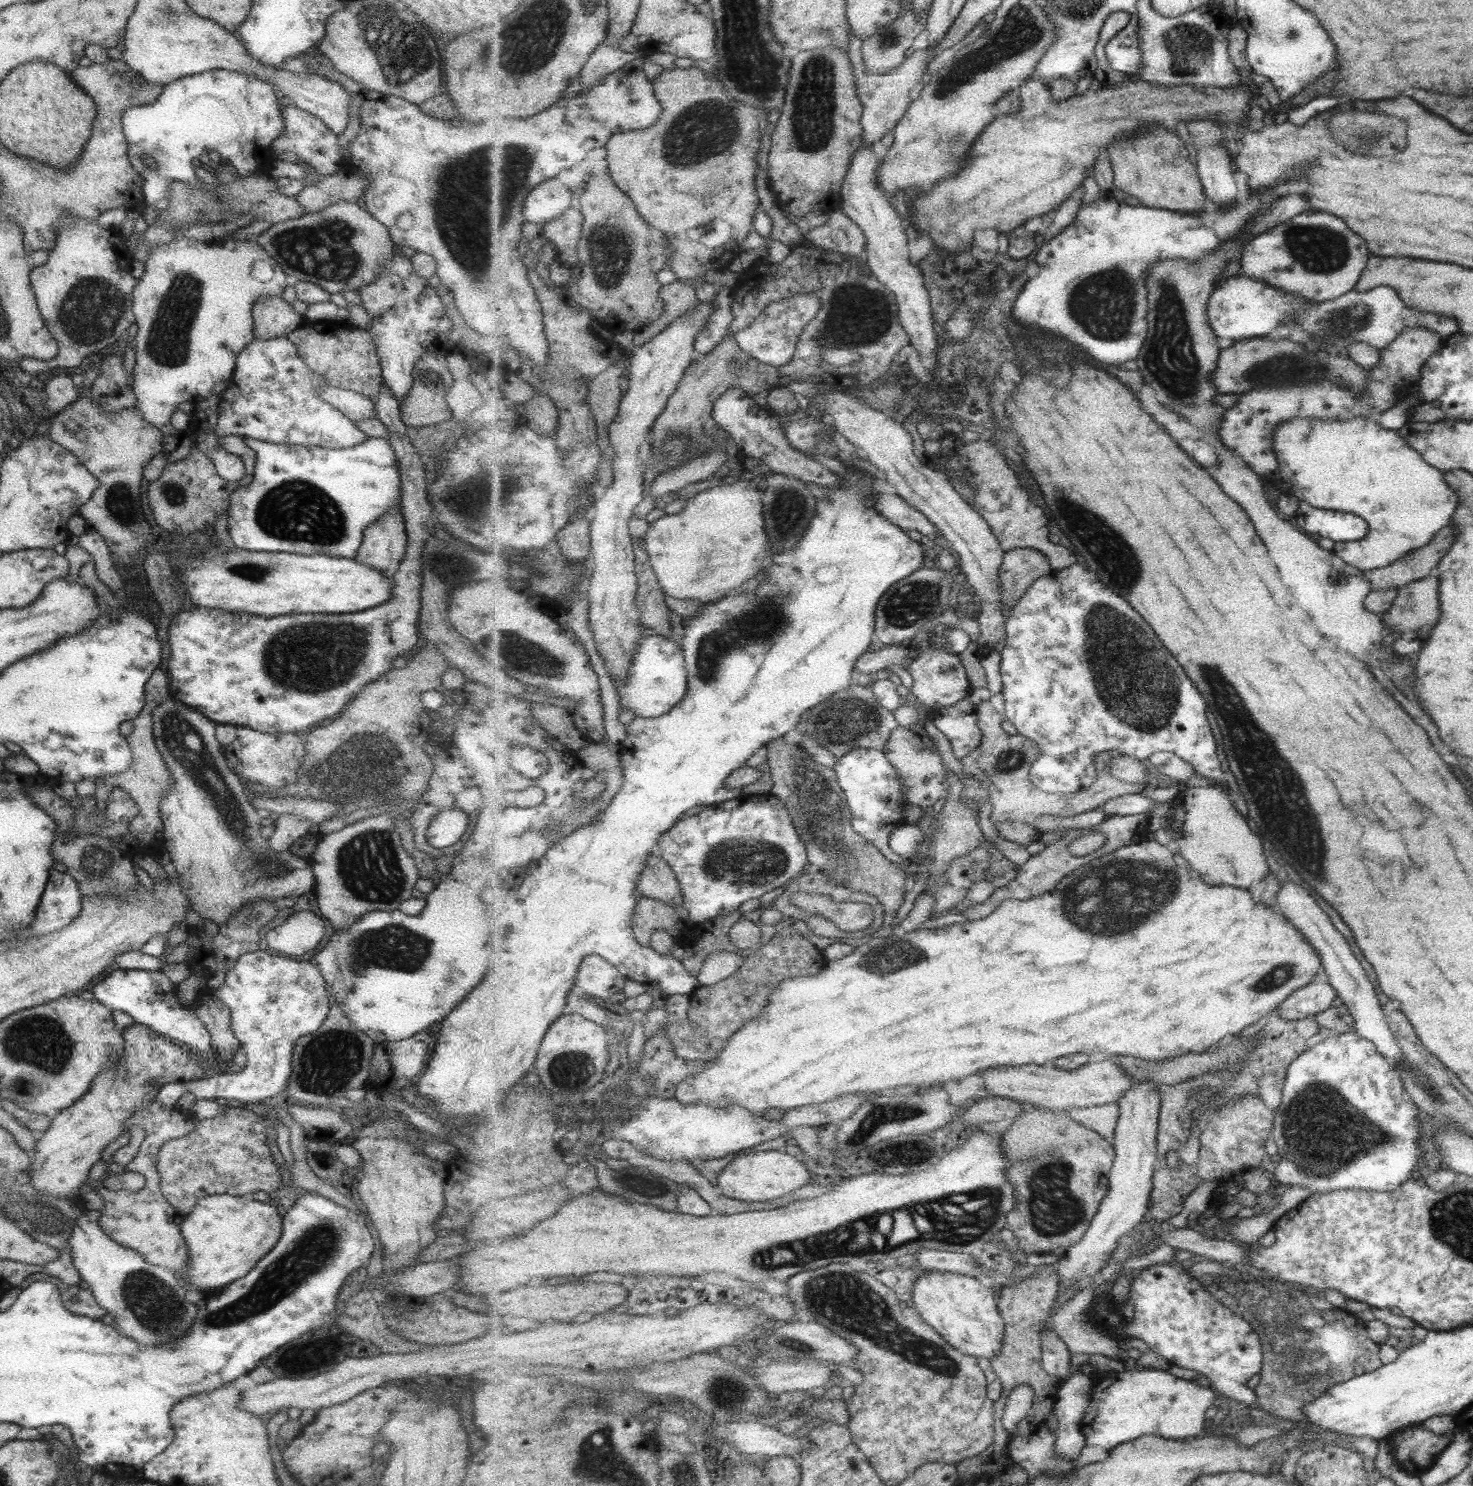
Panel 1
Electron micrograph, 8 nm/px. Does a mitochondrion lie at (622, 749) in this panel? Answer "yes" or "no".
no

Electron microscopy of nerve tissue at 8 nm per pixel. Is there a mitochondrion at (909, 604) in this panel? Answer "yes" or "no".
yes

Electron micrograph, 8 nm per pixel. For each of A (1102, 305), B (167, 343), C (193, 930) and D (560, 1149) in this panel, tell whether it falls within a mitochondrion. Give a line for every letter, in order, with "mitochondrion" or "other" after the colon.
A: mitochondrion
B: mitochondrion
C: other
D: other

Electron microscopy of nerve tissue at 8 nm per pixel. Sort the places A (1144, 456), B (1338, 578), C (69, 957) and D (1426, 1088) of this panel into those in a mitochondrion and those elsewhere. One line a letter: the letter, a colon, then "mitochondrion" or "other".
A: other
B: other
C: other
D: mitochondrion

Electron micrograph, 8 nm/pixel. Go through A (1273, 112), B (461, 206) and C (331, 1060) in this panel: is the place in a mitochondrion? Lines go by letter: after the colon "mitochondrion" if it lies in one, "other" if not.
A: other
B: mitochondrion
C: mitochondrion

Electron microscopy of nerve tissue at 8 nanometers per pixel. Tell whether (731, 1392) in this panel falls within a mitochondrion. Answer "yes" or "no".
yes

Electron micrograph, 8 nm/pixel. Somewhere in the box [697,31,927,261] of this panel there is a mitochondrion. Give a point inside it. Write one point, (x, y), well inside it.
(811, 124)

